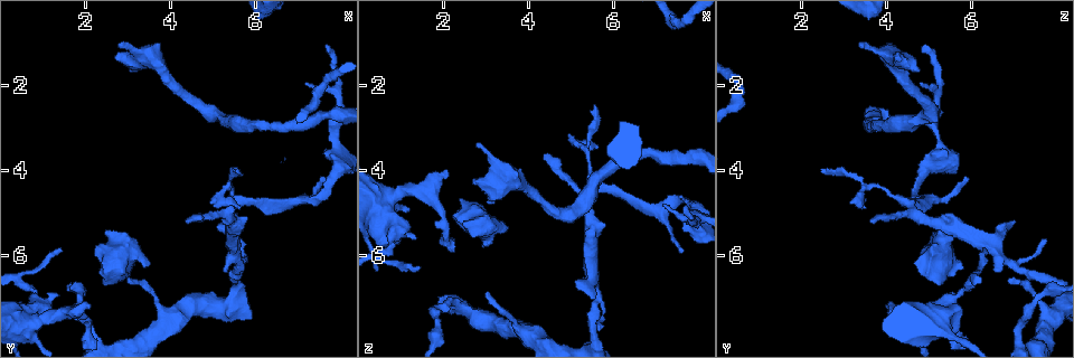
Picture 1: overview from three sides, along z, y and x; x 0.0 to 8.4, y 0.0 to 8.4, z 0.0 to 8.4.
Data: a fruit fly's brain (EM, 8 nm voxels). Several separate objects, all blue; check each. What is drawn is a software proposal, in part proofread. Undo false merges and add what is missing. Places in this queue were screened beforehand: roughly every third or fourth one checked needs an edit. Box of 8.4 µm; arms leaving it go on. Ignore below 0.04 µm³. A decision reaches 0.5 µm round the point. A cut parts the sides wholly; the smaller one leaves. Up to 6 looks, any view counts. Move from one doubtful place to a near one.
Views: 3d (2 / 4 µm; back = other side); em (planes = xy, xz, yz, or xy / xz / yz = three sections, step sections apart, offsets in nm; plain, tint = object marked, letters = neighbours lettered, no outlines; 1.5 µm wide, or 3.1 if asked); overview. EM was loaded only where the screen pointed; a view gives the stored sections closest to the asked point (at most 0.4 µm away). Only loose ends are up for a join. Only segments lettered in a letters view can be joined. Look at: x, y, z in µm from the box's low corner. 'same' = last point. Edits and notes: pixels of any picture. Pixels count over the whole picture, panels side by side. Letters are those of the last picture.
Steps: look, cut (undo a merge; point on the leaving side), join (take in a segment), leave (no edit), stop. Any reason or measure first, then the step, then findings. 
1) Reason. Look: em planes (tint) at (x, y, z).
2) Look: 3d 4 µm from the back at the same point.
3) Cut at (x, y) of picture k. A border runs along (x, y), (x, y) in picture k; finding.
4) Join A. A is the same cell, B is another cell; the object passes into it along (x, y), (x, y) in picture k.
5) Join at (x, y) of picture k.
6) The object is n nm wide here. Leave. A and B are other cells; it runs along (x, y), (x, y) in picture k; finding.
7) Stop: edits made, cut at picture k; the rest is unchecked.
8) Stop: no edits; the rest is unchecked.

Stops while still wide. Look: 3d 4 µm at (2.45, 6.65, 5.20).

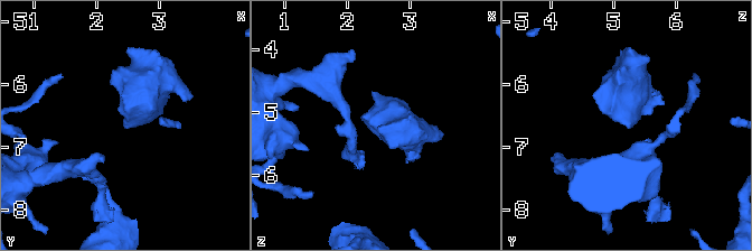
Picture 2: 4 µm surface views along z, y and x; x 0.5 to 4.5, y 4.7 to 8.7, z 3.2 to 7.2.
Now the EM. Look: em yz step 4 (letters) at (2.45, 6.70, 5.25).

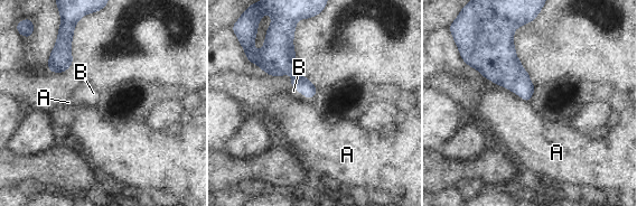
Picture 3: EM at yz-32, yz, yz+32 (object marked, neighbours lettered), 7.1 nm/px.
Look: em planes (letters) at the same point.

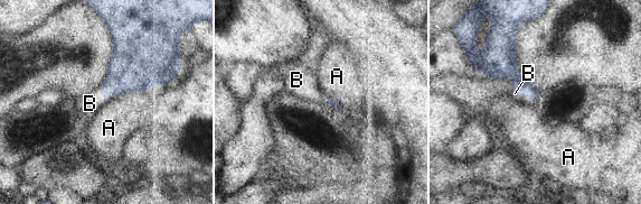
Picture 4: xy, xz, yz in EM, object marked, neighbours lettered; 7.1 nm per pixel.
Join B. B is the same cell, A is another cell; it goes on there.

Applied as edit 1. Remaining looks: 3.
See it whole again. Look: overview.

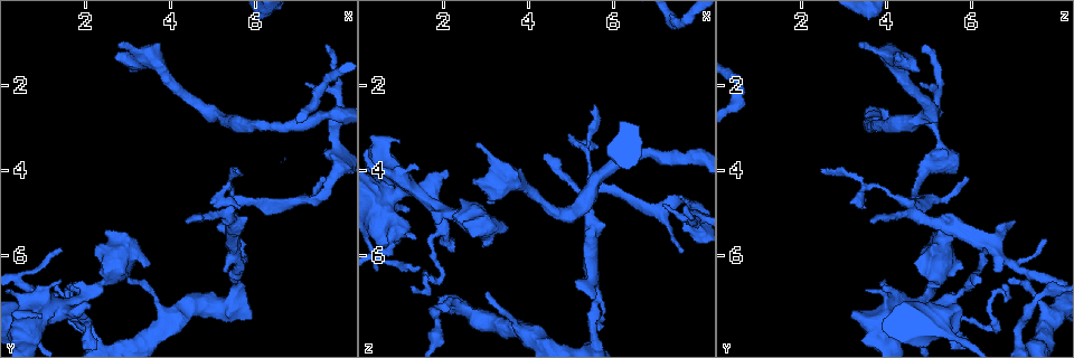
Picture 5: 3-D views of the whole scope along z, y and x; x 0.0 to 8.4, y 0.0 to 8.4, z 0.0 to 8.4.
Calibre changes. Look: em planes (letters) at (5.55, 4.80, 4.55).

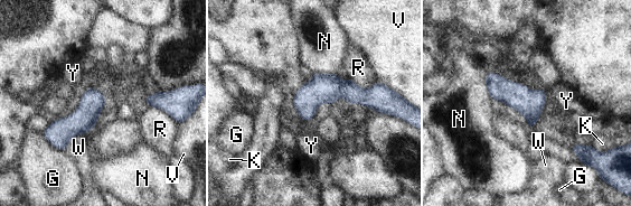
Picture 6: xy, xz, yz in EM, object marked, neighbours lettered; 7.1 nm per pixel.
Leave. G, K, N, R, V, W and Y are other cells; all the same cell.

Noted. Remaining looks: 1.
Stop: edits made, join at picture 4; the rest is unchecked.

